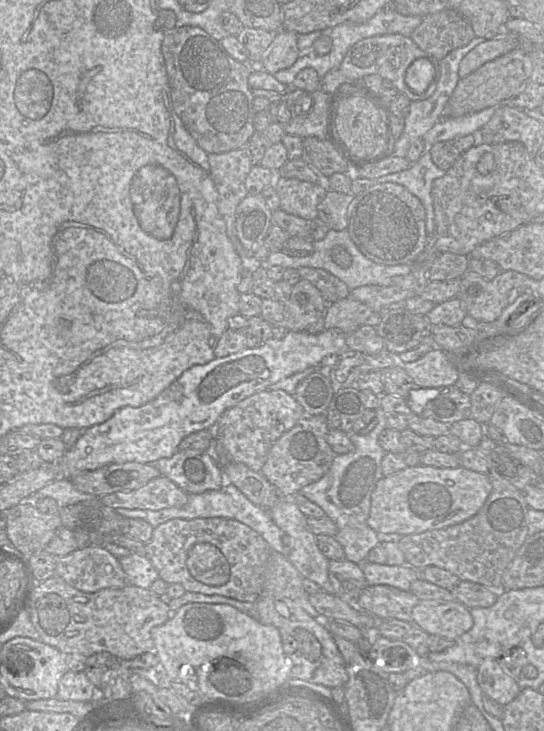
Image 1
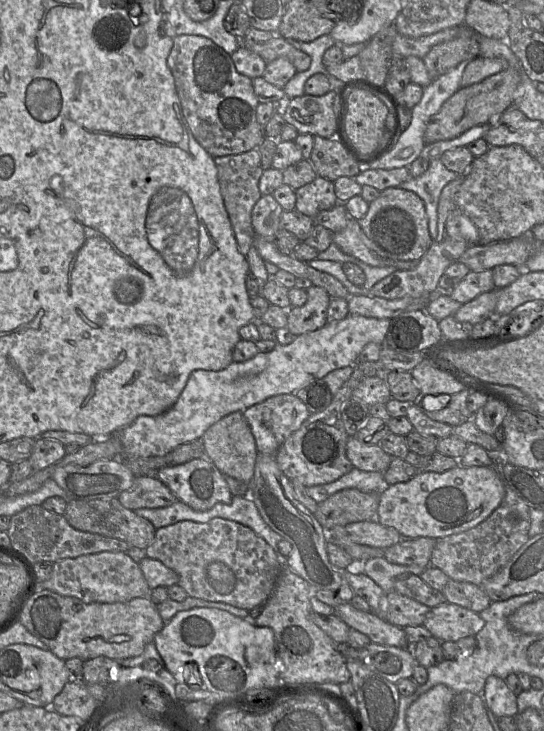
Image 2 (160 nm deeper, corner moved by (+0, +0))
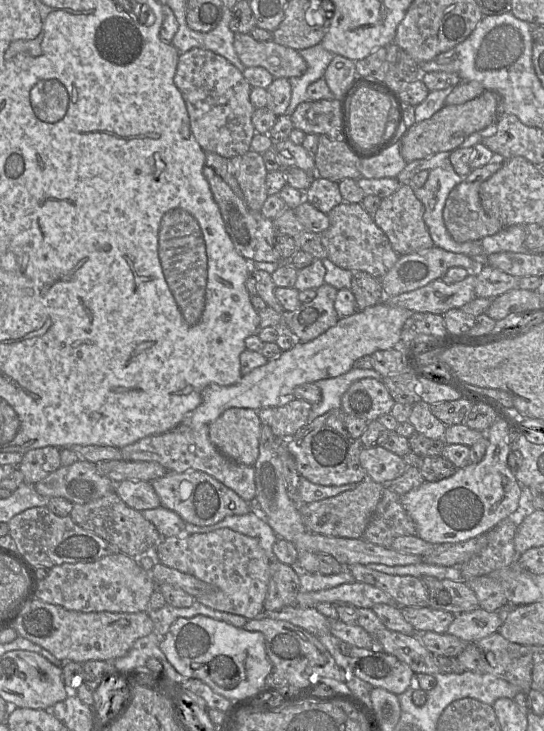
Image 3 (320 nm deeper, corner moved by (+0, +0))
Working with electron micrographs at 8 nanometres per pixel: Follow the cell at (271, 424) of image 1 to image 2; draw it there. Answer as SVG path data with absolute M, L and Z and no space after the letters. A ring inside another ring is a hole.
M294 394L272 396L243 413L255 439L258 454L275 455L310 413Z

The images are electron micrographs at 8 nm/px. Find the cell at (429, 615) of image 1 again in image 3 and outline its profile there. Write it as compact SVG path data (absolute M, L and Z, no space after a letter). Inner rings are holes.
M481 608L454 615L447 634L471 643L498 632L503 623L505 610L488 612Z

